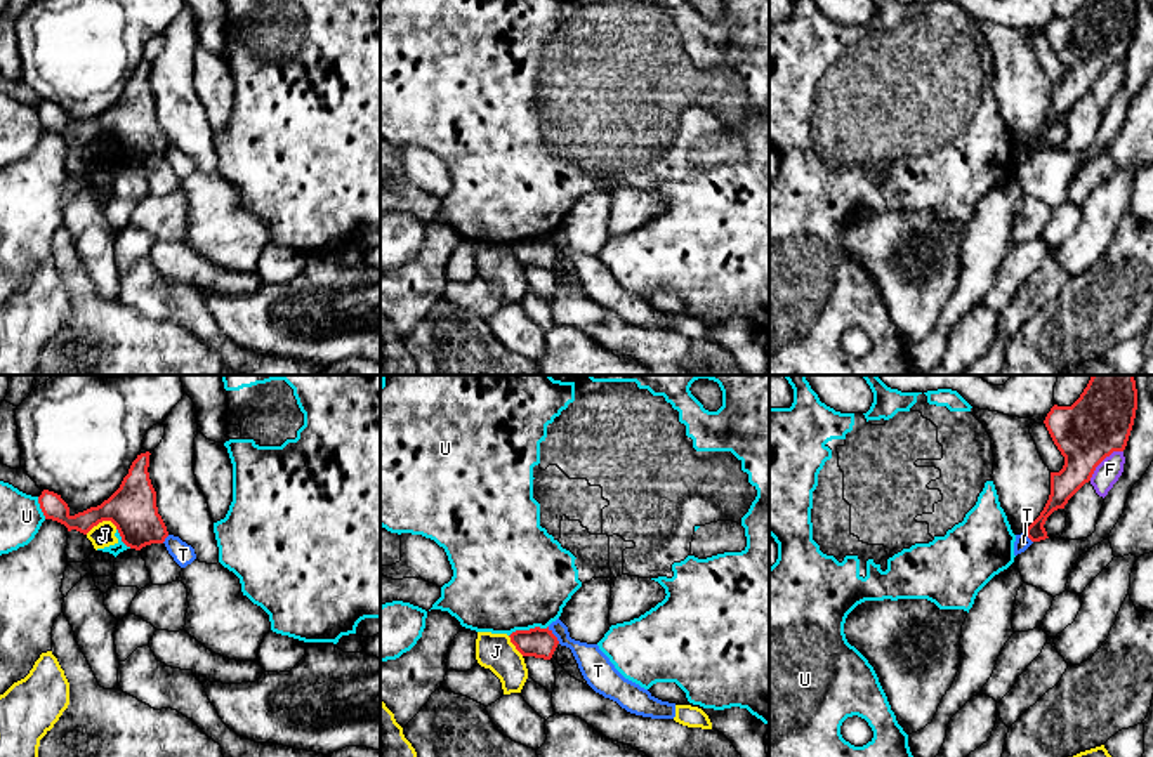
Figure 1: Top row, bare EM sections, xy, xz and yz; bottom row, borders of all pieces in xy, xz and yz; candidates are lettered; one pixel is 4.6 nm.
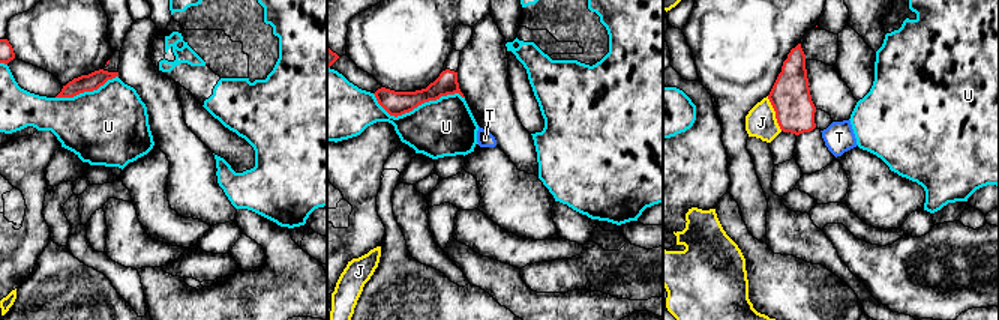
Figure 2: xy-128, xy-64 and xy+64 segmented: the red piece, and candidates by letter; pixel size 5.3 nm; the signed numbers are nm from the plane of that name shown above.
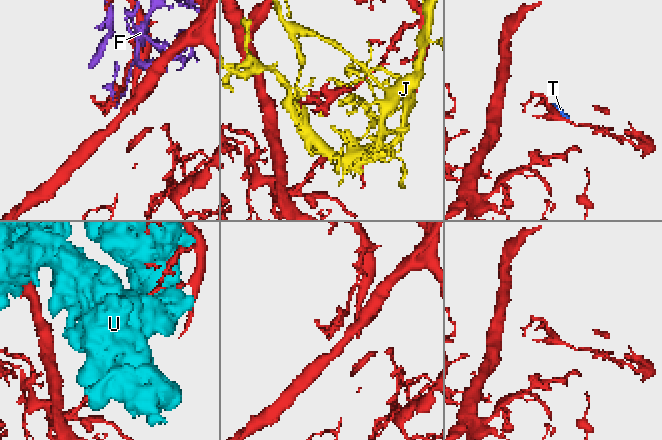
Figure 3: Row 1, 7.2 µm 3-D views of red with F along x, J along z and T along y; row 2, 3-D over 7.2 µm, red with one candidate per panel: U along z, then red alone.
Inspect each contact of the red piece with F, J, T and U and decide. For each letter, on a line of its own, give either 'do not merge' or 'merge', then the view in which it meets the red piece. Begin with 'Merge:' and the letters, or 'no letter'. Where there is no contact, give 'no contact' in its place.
Merge: no letter
F: do not merge; meets red in yz
J: do not merge; meets red in xy
T: do not merge; meets red in xz
U: do not merge; meets red in xz

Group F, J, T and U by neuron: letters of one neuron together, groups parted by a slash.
F / J / T / U

